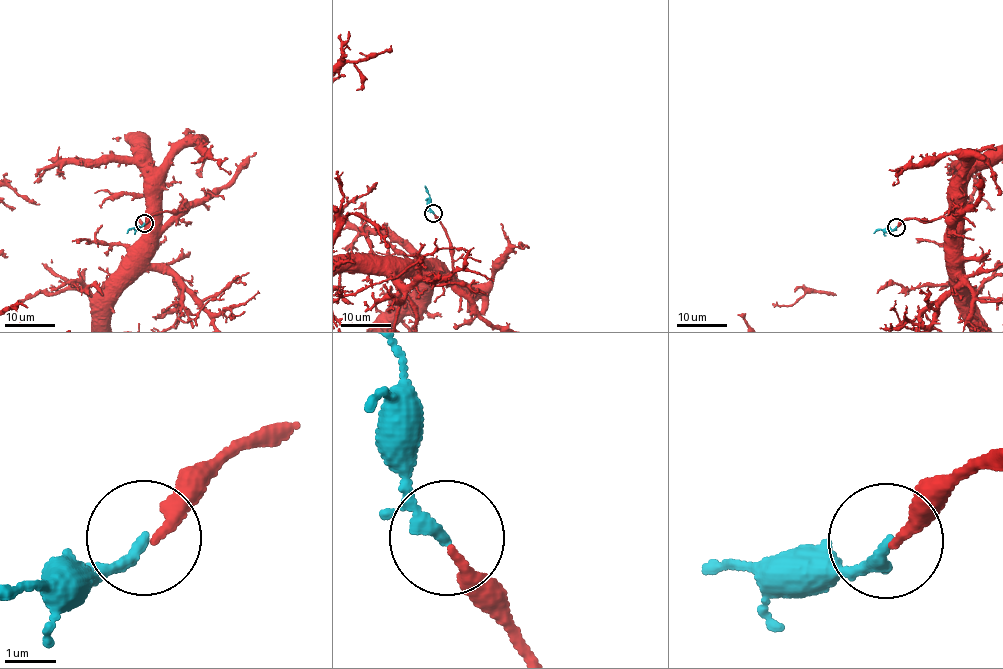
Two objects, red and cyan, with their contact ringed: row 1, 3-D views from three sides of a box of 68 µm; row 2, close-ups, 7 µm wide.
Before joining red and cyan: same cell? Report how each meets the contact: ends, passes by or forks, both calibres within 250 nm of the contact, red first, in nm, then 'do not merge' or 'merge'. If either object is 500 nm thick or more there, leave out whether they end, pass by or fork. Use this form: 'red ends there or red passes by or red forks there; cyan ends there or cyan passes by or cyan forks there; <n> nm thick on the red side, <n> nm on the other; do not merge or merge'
red ends there; cyan passes by; 200 nm thick on the red side, 170 nm on the other; merge

